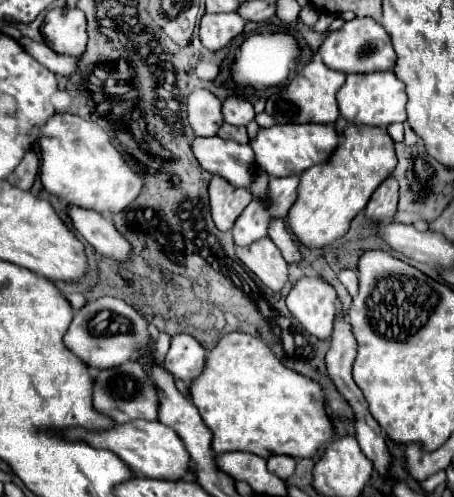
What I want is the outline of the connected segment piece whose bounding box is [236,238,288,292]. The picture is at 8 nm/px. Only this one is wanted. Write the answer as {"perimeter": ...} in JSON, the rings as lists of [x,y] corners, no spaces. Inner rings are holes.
{"perimeter":[[[260,238],[246,248],[236,248],[238,260],[252,270],[270,290],[280,290],[288,280],[288,264],[270,238]]]}

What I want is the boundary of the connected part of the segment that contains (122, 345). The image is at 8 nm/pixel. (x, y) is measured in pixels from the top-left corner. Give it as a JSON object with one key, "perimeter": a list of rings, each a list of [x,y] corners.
{"perimeter":[[[96,298],[74,312],[72,324],[64,334],[64,344],[90,368],[114,368],[132,360],[136,348],[152,348],[154,338],[148,332],[148,322],[126,302],[118,298]]]}

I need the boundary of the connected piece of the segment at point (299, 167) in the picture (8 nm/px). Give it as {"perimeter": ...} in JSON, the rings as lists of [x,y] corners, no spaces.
{"perimeter":[[[274,124],[260,128],[256,138],[250,140],[254,150],[254,164],[270,176],[296,176],[310,166],[322,164],[338,146],[338,134],[330,124]]]}

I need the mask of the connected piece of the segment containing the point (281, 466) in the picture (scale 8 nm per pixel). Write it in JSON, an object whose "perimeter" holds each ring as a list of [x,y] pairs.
{"perimeter":[[[280,454],[270,456],[270,458],[266,460],[266,464],[268,464],[268,470],[270,470],[272,474],[276,474],[278,478],[282,478],[282,480],[288,480],[288,478],[292,476],[294,468],[296,468],[296,460],[294,460],[294,458],[280,456]]]}

